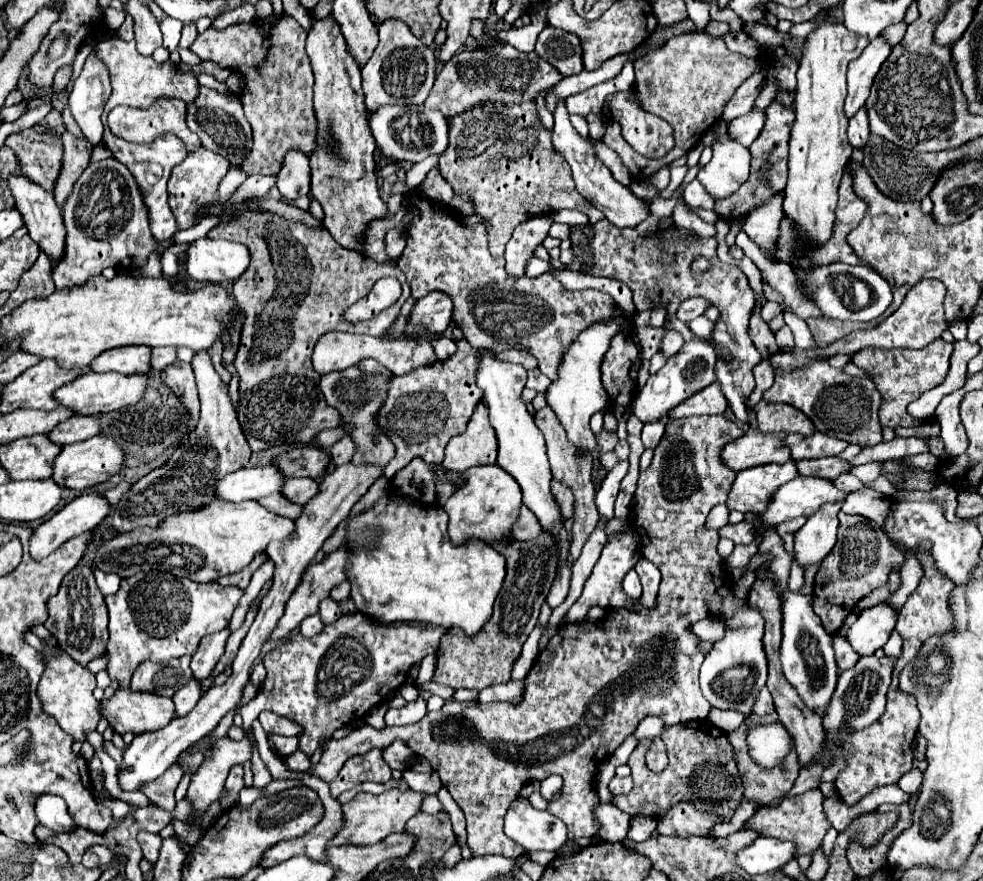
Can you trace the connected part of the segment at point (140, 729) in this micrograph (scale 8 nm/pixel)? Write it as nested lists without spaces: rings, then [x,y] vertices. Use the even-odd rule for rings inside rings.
[[[124,689],[112,699],[100,703],[100,713],[120,733],[146,733],[168,725],[174,719],[174,701],[152,693],[134,693]]]

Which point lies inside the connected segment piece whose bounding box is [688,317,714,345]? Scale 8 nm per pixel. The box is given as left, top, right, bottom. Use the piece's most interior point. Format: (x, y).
(701, 326)

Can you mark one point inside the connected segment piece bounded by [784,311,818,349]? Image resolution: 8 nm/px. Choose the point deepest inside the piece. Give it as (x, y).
(803, 337)

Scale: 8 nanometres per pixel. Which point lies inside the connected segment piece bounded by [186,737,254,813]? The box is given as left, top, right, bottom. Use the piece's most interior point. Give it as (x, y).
(207, 782)

